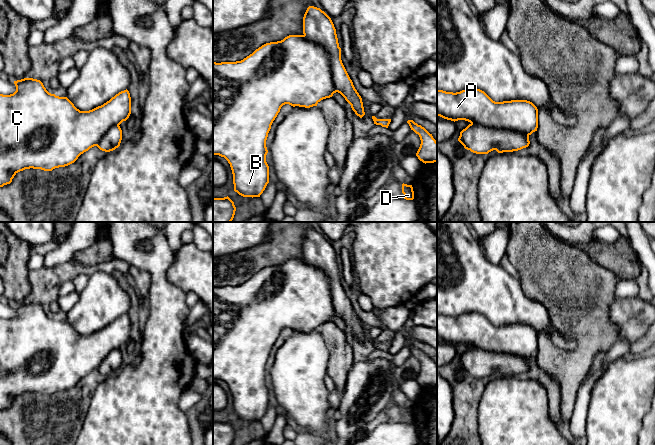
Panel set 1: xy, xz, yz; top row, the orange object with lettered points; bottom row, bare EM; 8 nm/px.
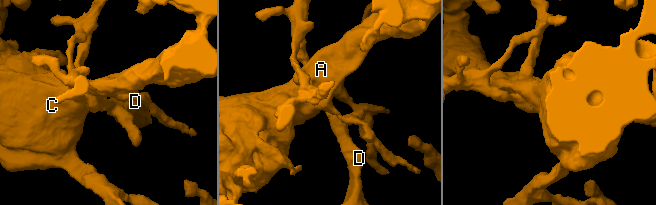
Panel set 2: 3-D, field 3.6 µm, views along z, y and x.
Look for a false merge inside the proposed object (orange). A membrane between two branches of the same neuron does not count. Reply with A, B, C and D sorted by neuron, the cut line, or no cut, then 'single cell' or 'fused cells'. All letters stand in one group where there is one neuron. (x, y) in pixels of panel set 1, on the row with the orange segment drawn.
A B C / D; cut in xz along (303, 35), (320, 44), (327, 52), (331, 78), (337, 91); fused cells

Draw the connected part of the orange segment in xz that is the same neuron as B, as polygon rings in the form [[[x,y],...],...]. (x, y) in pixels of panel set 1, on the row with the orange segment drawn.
[[[304,35],[266,43],[241,61],[213,62],[213,156],[224,157],[230,164],[234,191],[243,197],[260,197],[269,183],[266,140],[283,105],[310,108],[336,92],[328,52]]]

